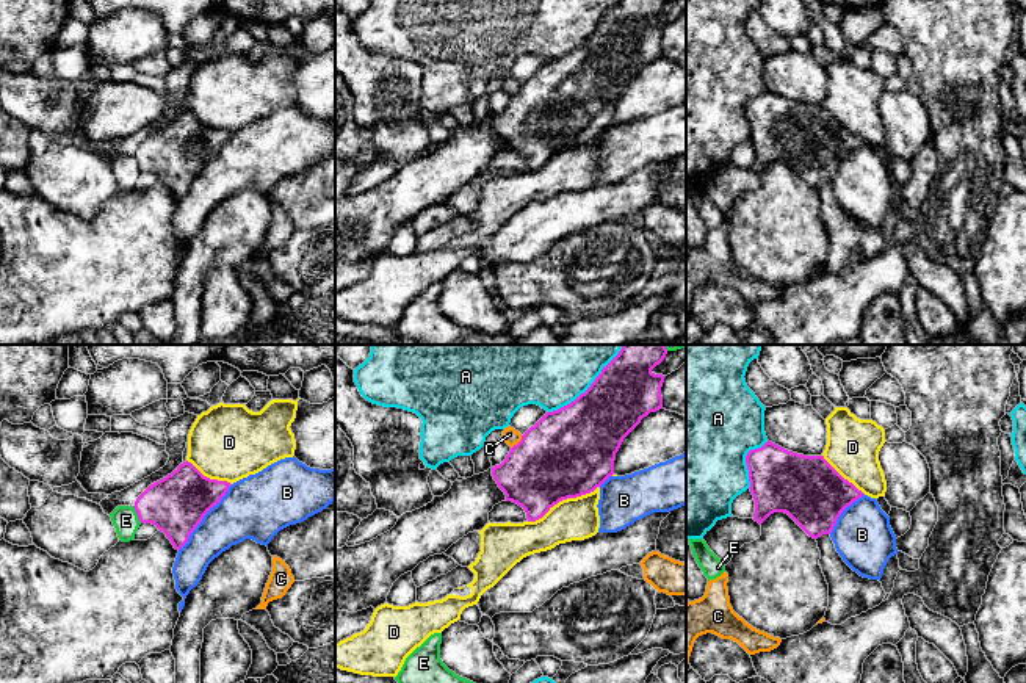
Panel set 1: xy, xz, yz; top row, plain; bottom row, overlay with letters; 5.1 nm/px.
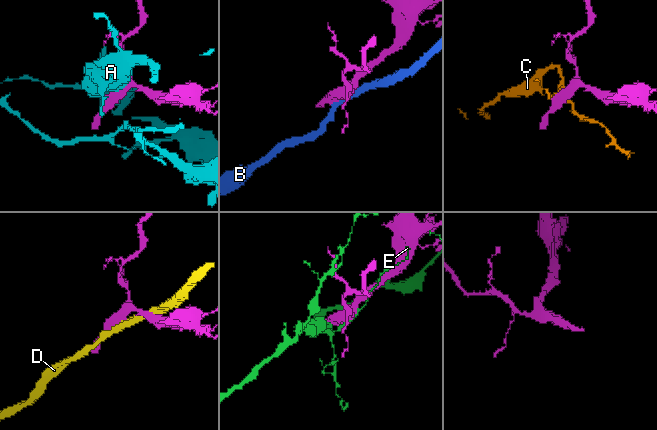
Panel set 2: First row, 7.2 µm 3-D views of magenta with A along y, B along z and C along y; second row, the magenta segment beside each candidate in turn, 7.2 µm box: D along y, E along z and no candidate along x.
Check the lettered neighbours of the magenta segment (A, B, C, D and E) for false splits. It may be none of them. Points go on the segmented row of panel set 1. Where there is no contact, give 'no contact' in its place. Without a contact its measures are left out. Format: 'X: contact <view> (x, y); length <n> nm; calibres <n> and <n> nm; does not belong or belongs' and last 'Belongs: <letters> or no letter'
A: contact xz (589, 387); length 550 nm; calibres 360 and 480 nm; does not belong
B: contact xy (202, 517); length 440 nm; calibres 300 and 300 nm; does not belong
C: contact xz (519, 442); length 90 nm; calibres 440 and 80 nm; does not belong
D: contact xz (563, 498); length 420 nm; calibres 460 and 220 nm; does not belong
E: contact xy (137, 513); length 100 nm; calibres 300 and 130 nm; does not belong
Belongs: no letter

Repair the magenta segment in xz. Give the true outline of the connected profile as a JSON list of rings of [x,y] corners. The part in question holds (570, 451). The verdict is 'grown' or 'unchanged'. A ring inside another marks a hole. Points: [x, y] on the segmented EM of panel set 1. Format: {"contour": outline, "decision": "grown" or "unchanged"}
{"contour": [[[623,345],[584,393],[547,412],[531,426],[506,459],[492,467],[506,501],[522,506],[528,522],[536,522],[559,501],[591,493],[612,476],[616,453],[623,439],[644,417],[663,409],[661,387],[666,376],[652,370],[666,354],[664,345]]], "decision": "unchanged"}

